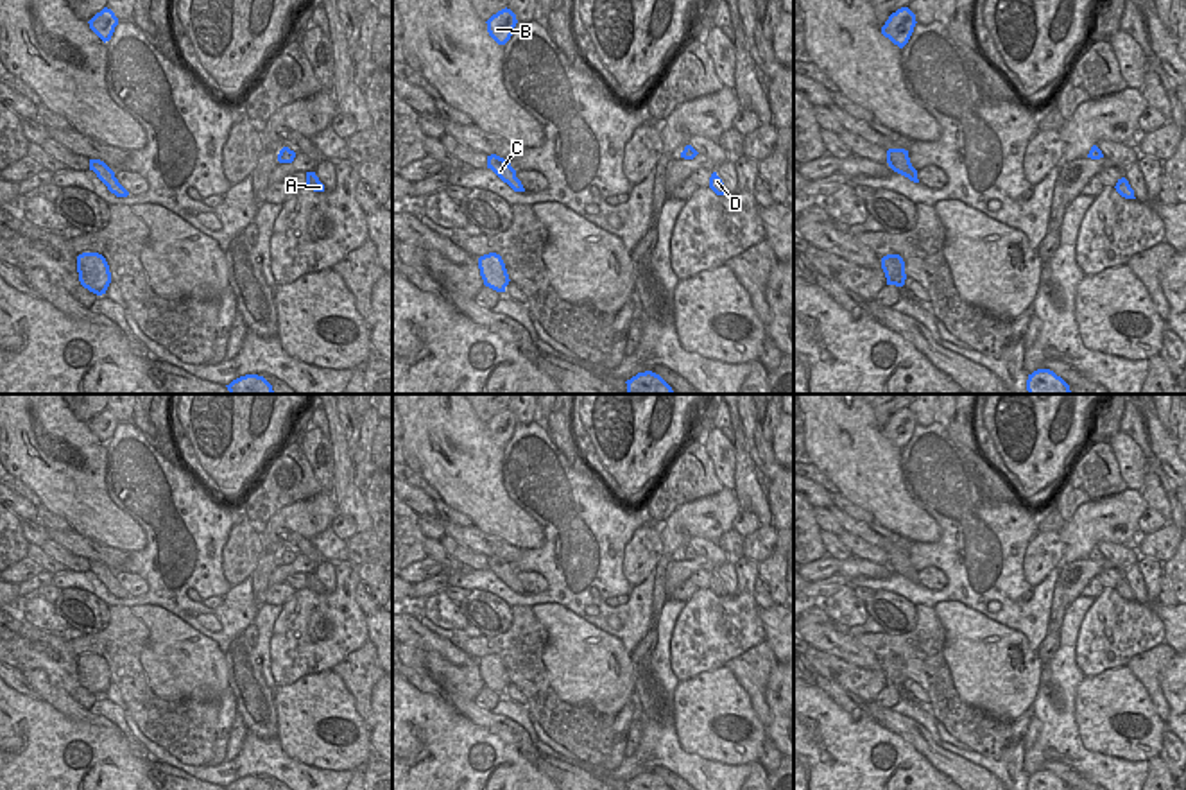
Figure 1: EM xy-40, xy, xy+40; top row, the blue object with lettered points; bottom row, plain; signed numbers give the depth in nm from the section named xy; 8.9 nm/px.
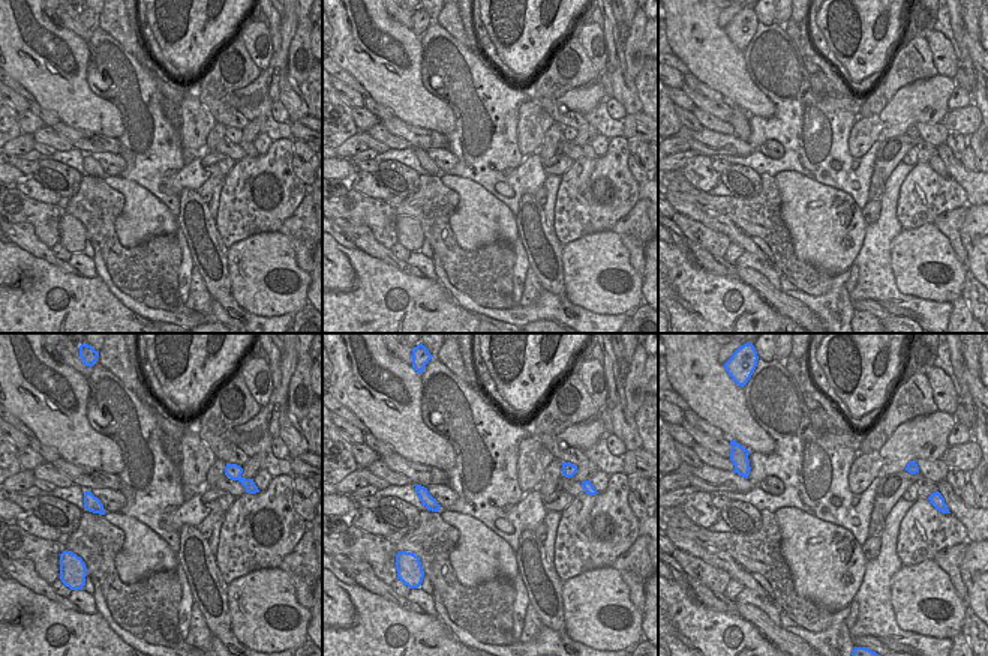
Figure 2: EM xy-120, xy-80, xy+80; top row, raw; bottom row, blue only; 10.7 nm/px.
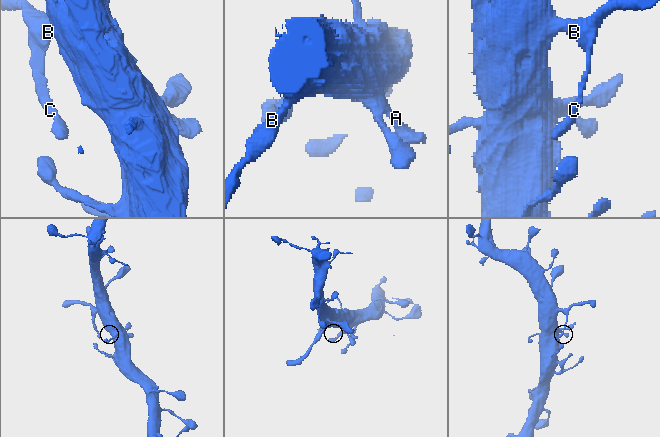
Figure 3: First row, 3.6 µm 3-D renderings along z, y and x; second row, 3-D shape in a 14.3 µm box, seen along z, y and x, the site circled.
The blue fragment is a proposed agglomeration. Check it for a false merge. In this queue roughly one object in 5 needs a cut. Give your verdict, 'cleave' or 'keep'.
keep

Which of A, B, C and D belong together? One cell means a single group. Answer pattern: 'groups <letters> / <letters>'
groups A B C D

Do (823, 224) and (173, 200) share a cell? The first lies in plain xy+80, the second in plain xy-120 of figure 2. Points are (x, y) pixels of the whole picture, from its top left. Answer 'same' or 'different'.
different

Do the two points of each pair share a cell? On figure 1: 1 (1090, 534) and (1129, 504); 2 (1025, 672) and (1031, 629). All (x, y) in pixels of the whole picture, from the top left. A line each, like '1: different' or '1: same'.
1: same
2: different

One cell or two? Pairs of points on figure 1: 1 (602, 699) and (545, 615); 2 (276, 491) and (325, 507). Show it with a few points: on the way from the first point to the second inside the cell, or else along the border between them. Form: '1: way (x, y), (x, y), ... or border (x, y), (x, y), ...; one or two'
1: way (601, 678), (575, 652), (567, 636); one
2: border (321, 489), (280, 507), (266, 522); two

